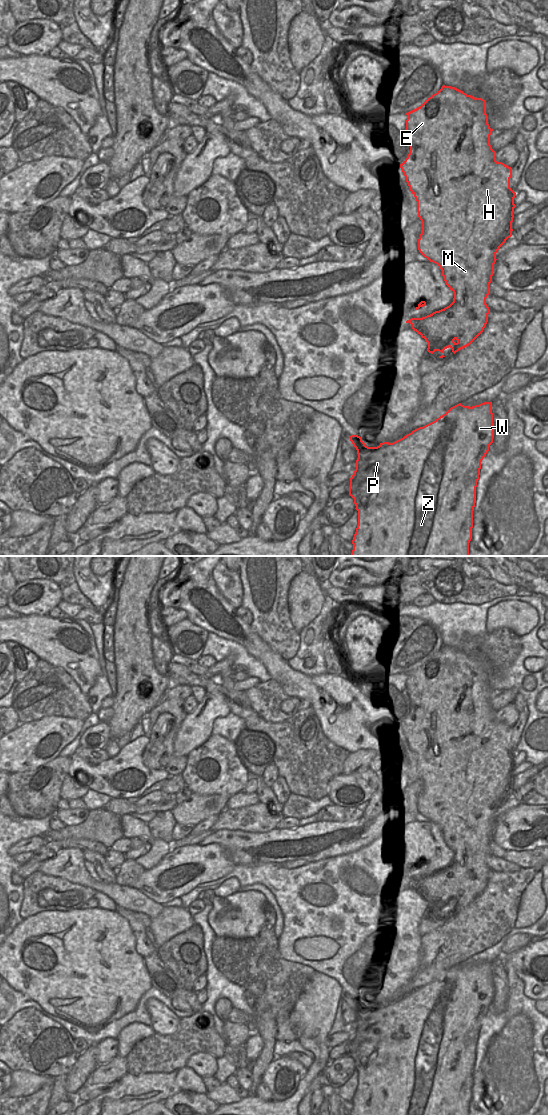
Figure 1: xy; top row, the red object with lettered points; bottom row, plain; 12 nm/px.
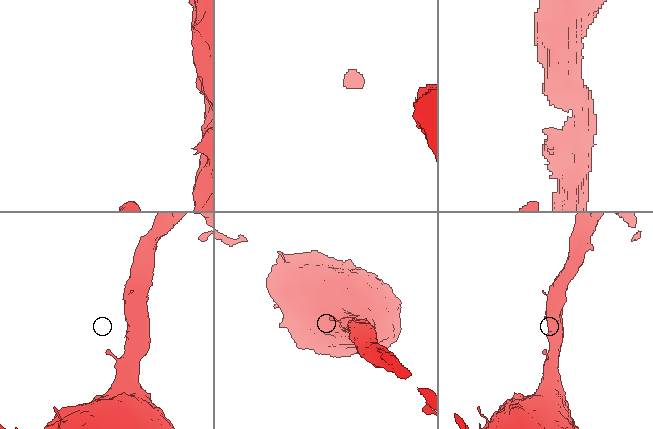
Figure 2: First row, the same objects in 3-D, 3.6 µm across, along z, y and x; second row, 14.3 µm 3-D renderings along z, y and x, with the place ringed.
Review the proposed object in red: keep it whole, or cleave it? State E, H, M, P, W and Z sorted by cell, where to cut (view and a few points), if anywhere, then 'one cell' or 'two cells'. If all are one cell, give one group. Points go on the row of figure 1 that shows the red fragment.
groups E H M P W Z; cut none; one cell

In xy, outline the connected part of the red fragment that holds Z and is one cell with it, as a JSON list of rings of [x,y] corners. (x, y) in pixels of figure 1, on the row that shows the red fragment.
[[[484,402],[472,407],[461,403],[451,407],[435,421],[413,430],[403,438],[393,442],[383,442],[377,447],[368,447],[362,437],[351,435],[350,441],[357,450],[356,469],[350,478],[349,495],[354,499],[358,511],[358,525],[350,556],[470,556],[469,543],[472,539],[473,511],[476,503],[476,487],[479,480],[481,462],[489,451],[494,438],[492,402]]]

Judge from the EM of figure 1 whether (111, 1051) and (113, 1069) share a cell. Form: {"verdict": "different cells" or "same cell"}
{"verdict": "different cells"}

